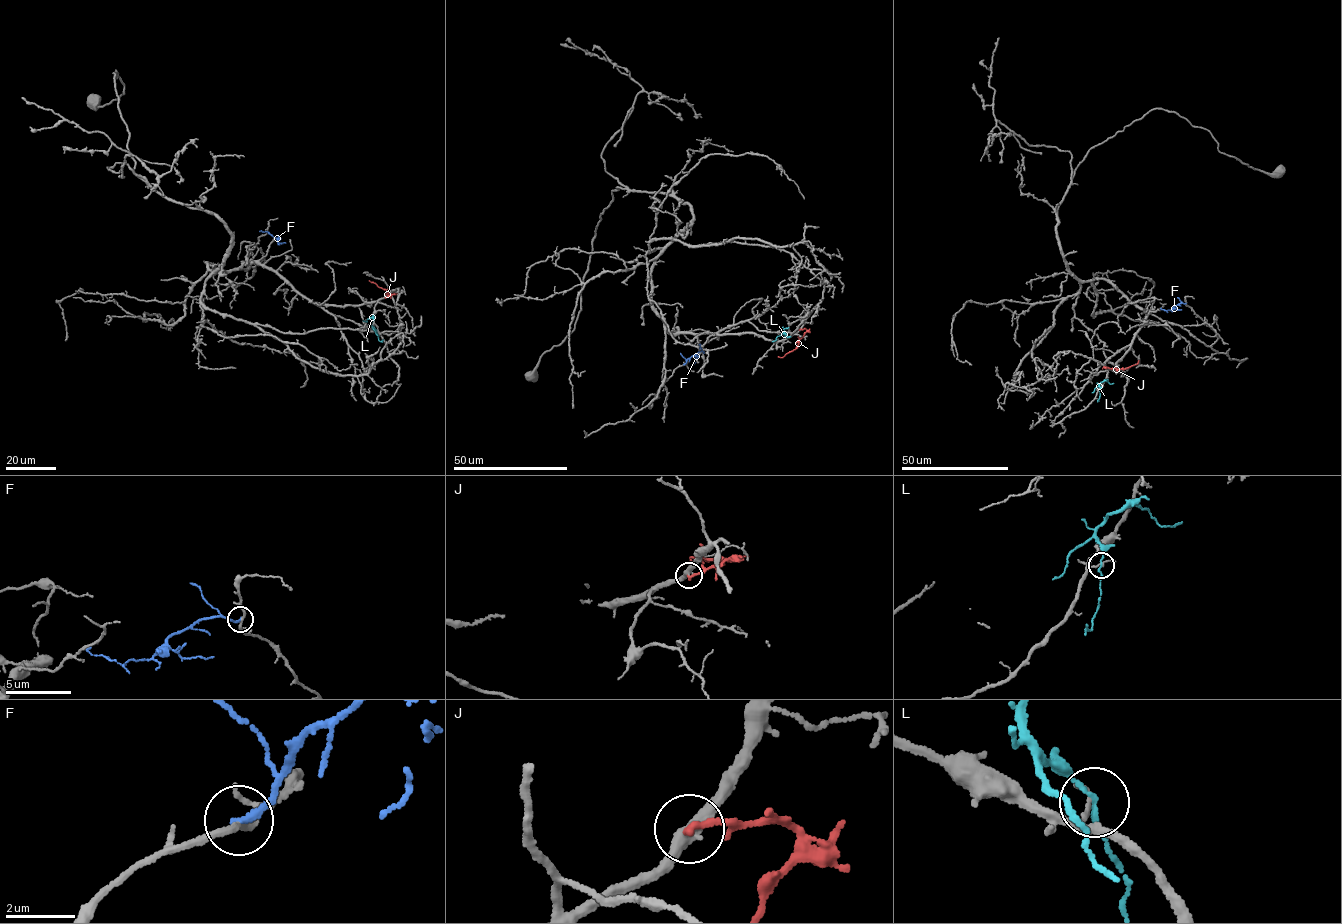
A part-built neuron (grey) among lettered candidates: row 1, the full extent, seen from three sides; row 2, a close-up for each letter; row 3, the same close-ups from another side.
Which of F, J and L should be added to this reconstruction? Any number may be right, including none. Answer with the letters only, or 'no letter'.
no letter

